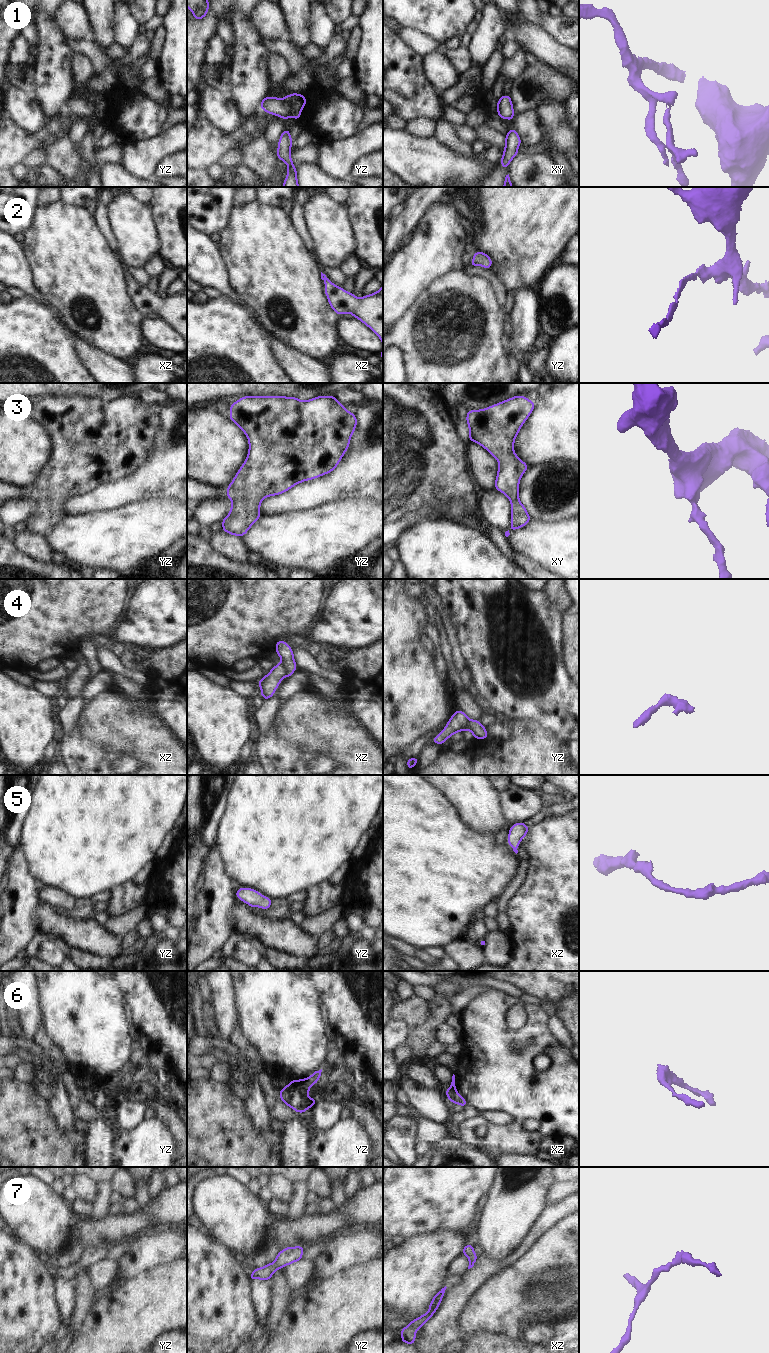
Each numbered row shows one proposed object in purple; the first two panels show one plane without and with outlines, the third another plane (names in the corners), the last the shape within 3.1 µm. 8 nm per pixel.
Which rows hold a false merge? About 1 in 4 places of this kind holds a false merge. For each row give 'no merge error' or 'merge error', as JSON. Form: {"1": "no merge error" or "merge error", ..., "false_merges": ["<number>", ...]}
{"1": "merge error", "2": "no merge error", "3": "no merge error", "4": "merge error", "5": "no merge error", "6": "no merge error", "7": "no merge error", "false_merges": ["1", "4"]}

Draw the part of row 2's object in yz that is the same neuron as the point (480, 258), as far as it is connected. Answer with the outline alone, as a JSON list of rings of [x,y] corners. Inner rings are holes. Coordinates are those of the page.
[[[476,252],[473,254],[473,261],[470,266],[475,267],[477,265],[490,269],[492,266],[492,260],[484,252]]]

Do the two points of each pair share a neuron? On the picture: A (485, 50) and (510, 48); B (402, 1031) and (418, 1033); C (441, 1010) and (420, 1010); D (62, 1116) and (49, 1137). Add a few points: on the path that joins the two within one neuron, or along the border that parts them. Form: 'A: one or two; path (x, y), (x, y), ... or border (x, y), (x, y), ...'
A: two; border (499, 45), (496, 53)
B: two; border (411, 1030), (407, 1041)
C: two; border (428, 1002), (429, 1017), (423, 1023), (414, 1027)
D: two; border (48, 1102), (58, 1124), (72, 1129)

